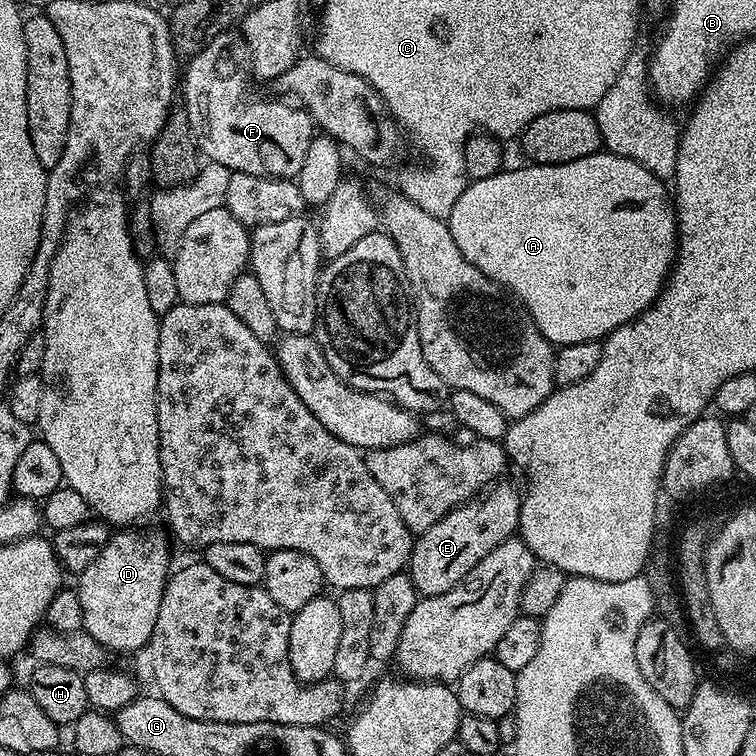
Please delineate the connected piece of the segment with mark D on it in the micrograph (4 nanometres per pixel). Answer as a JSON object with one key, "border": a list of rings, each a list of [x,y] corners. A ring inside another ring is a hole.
{"border":[[[116,530],[109,535],[106,546],[102,546],[102,554],[86,566],[86,570],[78,573],[78,591],[82,602],[83,631],[107,648],[109,653],[136,652],[147,645],[154,634],[154,622],[158,622],[158,606],[162,606],[164,587],[168,585],[170,567],[168,568],[169,537],[156,532],[153,536],[139,536],[136,530]]]}

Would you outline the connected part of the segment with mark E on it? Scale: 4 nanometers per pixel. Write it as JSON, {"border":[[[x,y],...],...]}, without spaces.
{"border":[[[497,483],[489,487],[486,494],[450,510],[450,514],[434,522],[430,530],[415,537],[406,571],[421,597],[446,594],[446,590],[458,586],[458,582],[462,582],[462,578],[466,578],[466,574],[470,574],[470,570],[474,570],[490,550],[517,535],[522,496],[504,483]]]}

